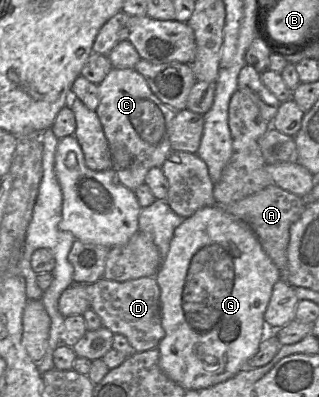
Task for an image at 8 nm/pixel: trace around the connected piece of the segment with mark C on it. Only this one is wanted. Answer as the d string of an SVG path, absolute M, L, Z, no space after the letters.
M113 67L98 88L100 100L96 113L108 141L112 169L118 181L134 191L144 184L148 171L161 167L172 151L170 134L176 111L153 94L135 69Z

